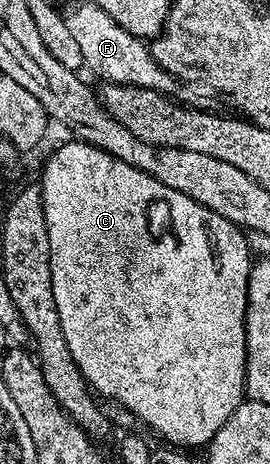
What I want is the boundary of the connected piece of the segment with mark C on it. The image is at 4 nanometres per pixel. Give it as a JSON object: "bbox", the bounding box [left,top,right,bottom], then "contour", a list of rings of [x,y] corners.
{"bbox":[41,140,253,448],"contour":[[[70,140],[70,141],[71,141],[71,142],[67,142],[67,143],[65,143],[65,144],[64,144],[64,146],[59,146],[59,147],[57,147],[57,148],[56,148],[56,150],[55,150],[55,151],[53,151],[53,152],[52,152],[52,154],[51,154],[51,155],[49,155],[49,156],[48,156],[48,158],[47,158],[47,163],[45,163],[45,164],[44,164],[44,166],[43,166],[43,182],[42,182],[42,181],[41,181],[41,189],[42,189],[42,191],[43,191],[43,207],[44,207],[44,208],[45,208],[45,224],[46,224],[46,225],[47,225],[47,227],[48,227],[48,228],[49,228],[49,268],[50,268],[50,269],[51,269],[51,275],[52,275],[52,276],[53,276],[53,300],[57,300],[57,316],[61,316],[61,332],[65,332],[65,344],[69,344],[69,352],[70,352],[70,353],[71,353],[71,355],[72,355],[72,356],[73,356],[73,360],[74,360],[74,361],[75,361],[75,363],[76,363],[76,364],[77,364],[77,368],[78,368],[78,369],[79,369],[79,370],[80,370],[80,372],[82,372],[82,373],[83,373],[83,379],[84,379],[84,380],[85,380],[85,381],[87,381],[87,384],[88,384],[88,387],[90,387],[90,389],[91,389],[91,390],[92,390],[92,391],[94,391],[94,393],[95,393],[95,394],[96,394],[96,395],[99,395],[99,396],[101,396],[101,394],[104,394],[104,396],[105,396],[105,397],[107,397],[107,398],[111,398],[111,399],[107,399],[107,400],[110,400],[110,401],[111,401],[111,402],[112,402],[112,403],[115,403],[115,404],[118,404],[118,405],[120,405],[120,406],[123,406],[123,407],[124,407],[124,409],[126,409],[126,410],[128,410],[128,412],[130,412],[130,414],[132,414],[132,416],[134,416],[134,417],[135,417],[135,419],[136,419],[136,420],[138,420],[138,421],[139,421],[139,422],[140,422],[140,423],[142,423],[142,422],[144,422],[144,424],[145,424],[145,425],[147,425],[147,426],[148,426],[148,428],[149,428],[149,429],[151,429],[151,430],[156,430],[156,432],[157,432],[157,433],[159,433],[159,434],[160,434],[160,436],[161,436],[161,437],[163,437],[163,438],[164,438],[164,440],[165,440],[165,441],[167,441],[167,442],[164,442],[164,443],[167,443],[167,444],[170,444],[170,445],[171,445],[171,446],[172,446],[172,447],[175,447],[175,448],[191,448],[191,447],[187,447],[187,446],[200,446],[200,448],[203,448],[203,447],[206,447],[206,446],[207,446],[207,445],[208,445],[208,443],[210,443],[210,440],[211,440],[211,438],[212,438],[212,436],[213,436],[213,435],[214,435],[214,434],[216,434],[216,433],[217,433],[217,432],[218,432],[218,430],[219,430],[219,429],[220,429],[220,428],[221,428],[221,424],[225,424],[225,420],[229,420],[229,416],[233,416],[233,412],[234,412],[234,411],[235,411],[235,410],[236,410],[236,408],[237,408],[237,407],[239,407],[239,404],[240,404],[240,402],[242,402],[242,401],[244,401],[244,398],[245,398],[245,387],[246,387],[246,384],[247,384],[247,341],[246,341],[246,340],[245,340],[245,324],[246,324],[246,323],[247,323],[247,285],[248,285],[248,284],[249,284],[249,276],[250,276],[250,275],[251,275],[251,268],[252,268],[252,265],[253,265],[253,257],[252,257],[252,258],[251,258],[251,250],[250,250],[250,248],[249,248],[249,247],[247,247],[247,238],[248,238],[248,235],[247,235],[247,234],[246,234],[246,233],[243,233],[243,232],[241,232],[241,230],[240,230],[240,227],[237,227],[237,226],[234,226],[234,224],[232,224],[232,223],[231,223],[231,222],[230,222],[230,221],[229,221],[229,220],[225,220],[225,216],[221,216],[221,215],[220,215],[220,214],[218,214],[218,213],[217,213],[217,212],[213,212],[213,211],[212,211],[212,210],[210,210],[210,209],[209,209],[209,208],[205,208],[205,207],[204,207],[204,206],[202,206],[202,205],[201,205],[201,204],[197,204],[197,200],[193,200],[193,199],[192,199],[192,198],[190,198],[190,197],[189,197],[189,196],[185,196],[185,192],[177,192],[177,188],[165,188],[165,184],[161,184],[161,183],[160,183],[160,182],[159,182],[159,181],[157,181],[157,180],[156,180],[156,178],[154,178],[154,177],[153,177],[153,176],[149,176],[149,175],[148,175],[148,174],[146,174],[146,173],[145,173],[145,172],[141,172],[141,171],[140,171],[140,170],[138,170],[138,169],[137,169],[137,168],[133,168],[133,167],[132,167],[132,166],[130,166],[130,165],[129,165],[129,164],[125,164],[125,163],[124,163],[124,162],[122,162],[122,161],[121,161],[121,160],[117,160],[117,159],[116,159],[116,158],[114,158],[114,157],[113,157],[113,156],[112,156],[112,155],[111,155],[111,154],[106,154],[106,152],[104,152],[104,151],[103,151],[103,150],[102,150],[102,149],[101,149],[101,148],[97,148],[97,147],[96,147],[96,146],[91,146],[91,145],[89,145],[89,144],[88,144],[88,142],[81,142],[81,141],[78,141],[78,140]]]}

